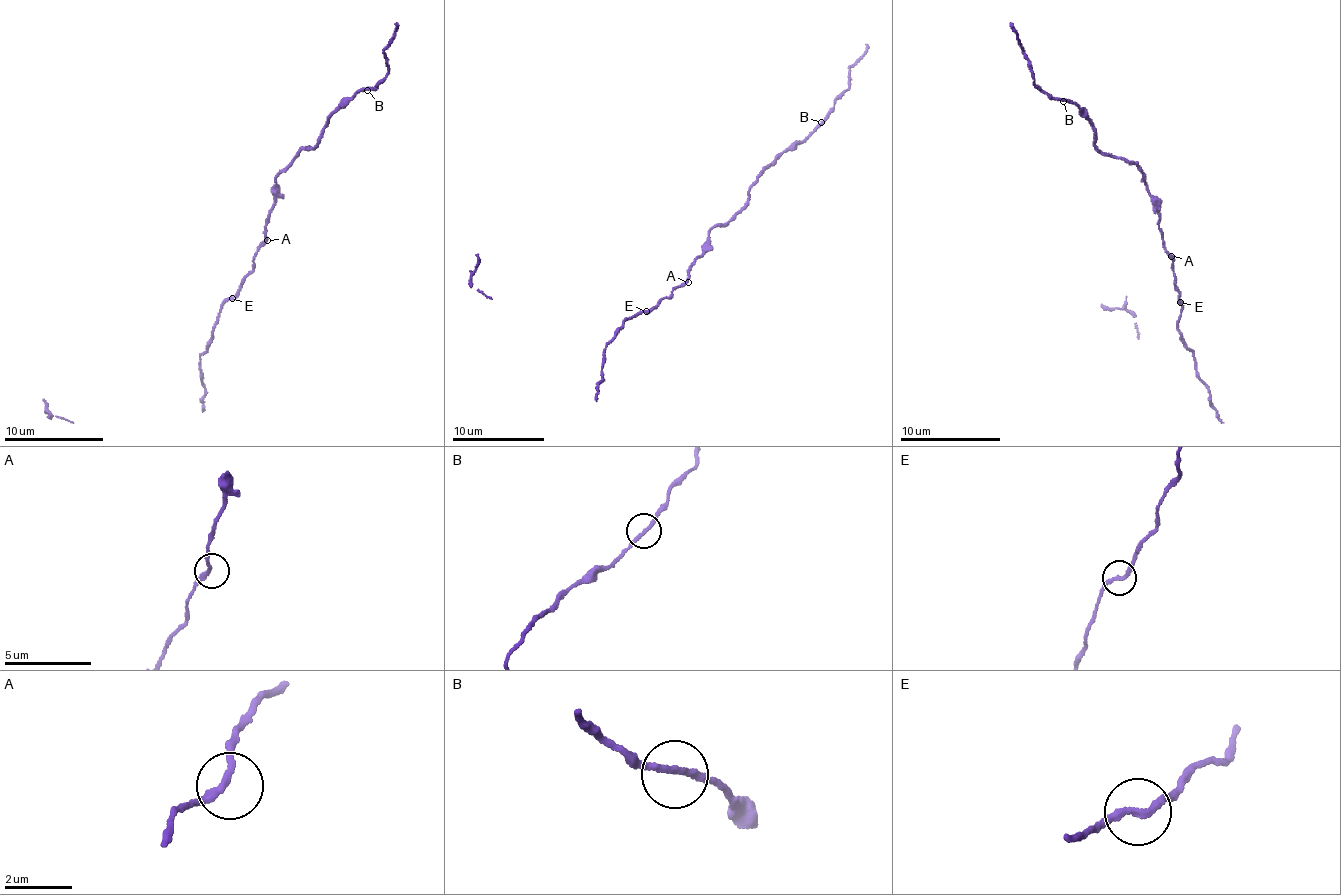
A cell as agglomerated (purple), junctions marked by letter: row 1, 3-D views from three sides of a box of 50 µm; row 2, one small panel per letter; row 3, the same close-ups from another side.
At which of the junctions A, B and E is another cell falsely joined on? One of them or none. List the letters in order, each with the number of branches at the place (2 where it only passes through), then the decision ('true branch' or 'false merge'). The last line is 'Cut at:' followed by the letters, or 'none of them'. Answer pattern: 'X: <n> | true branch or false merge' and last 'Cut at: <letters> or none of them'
A: 2 | true branch
B: 2 | true branch
E: 2 | false merge
Cut at: E

